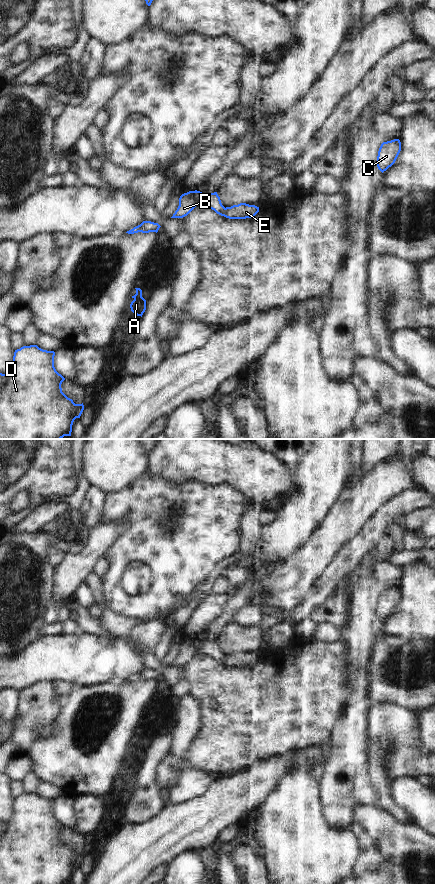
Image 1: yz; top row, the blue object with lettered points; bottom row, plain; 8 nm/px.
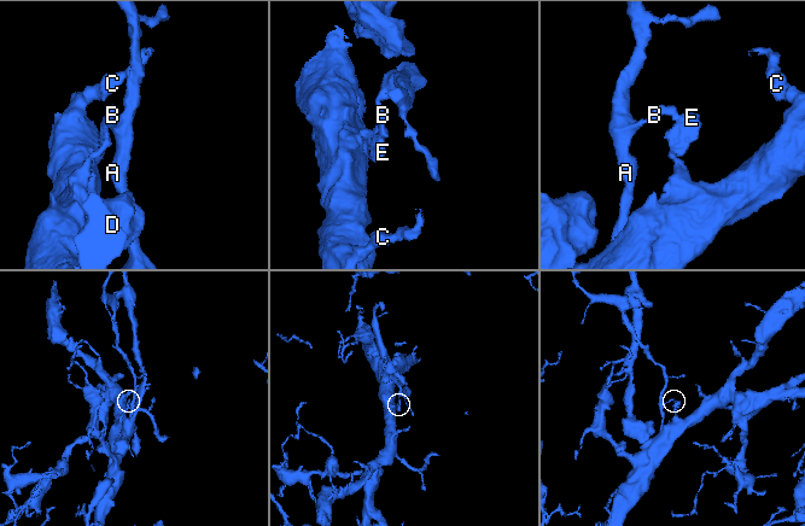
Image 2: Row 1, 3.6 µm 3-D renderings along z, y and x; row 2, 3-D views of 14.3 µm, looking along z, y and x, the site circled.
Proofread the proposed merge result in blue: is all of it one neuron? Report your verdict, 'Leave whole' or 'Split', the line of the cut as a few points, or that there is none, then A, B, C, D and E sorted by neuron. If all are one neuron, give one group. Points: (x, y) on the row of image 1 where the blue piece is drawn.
Split. Split along yz (225, 208), (223, 215). Groups: A B / C D E

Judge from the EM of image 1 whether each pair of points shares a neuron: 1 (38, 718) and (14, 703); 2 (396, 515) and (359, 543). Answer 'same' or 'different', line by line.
1: different
2: same

